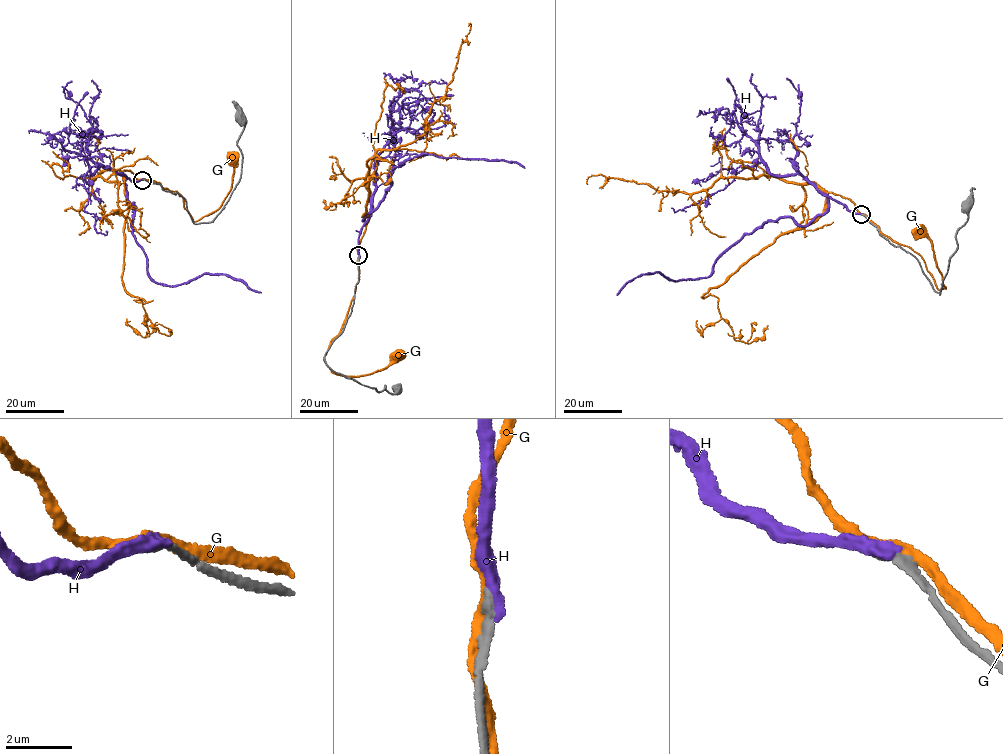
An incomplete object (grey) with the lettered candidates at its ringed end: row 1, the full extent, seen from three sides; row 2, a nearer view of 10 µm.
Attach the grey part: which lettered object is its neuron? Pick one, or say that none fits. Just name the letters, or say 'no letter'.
no letter

